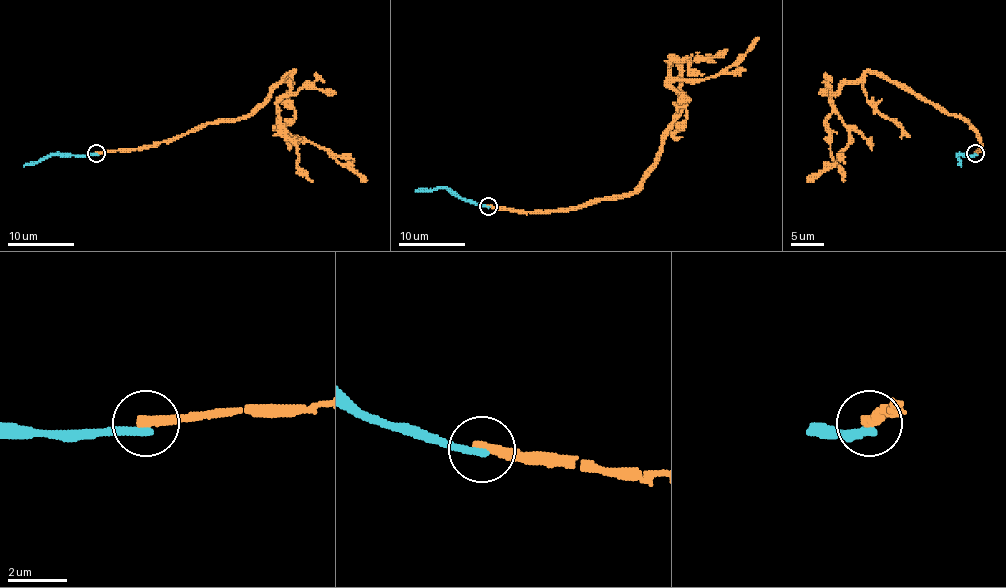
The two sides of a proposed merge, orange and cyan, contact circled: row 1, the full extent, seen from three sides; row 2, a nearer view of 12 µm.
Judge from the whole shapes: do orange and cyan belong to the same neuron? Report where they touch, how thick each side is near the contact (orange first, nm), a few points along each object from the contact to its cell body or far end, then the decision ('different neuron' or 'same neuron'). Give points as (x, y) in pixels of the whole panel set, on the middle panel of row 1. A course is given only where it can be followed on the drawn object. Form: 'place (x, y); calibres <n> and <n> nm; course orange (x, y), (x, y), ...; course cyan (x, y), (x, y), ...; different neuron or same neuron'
place (488, 206); calibres 360 and 280 nm; course orange (488, 206), (563, 211), (629, 195), (684, 99), (681, 69), (669, 64), (684, 79), (719, 75), (759, 37); course cyan (488, 206), (465, 201), (447, 188), (415, 191); different neuron

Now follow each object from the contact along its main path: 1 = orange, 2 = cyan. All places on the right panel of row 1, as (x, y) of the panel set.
1: (976, 153), (981, 142), (964, 120), (868, 72), (848, 80), (832, 97), (848, 143), (833, 163), (807, 180)
2: (976, 153), (958, 155), (961, 167)

